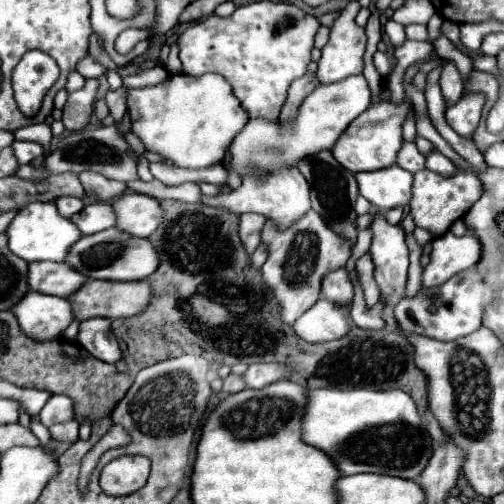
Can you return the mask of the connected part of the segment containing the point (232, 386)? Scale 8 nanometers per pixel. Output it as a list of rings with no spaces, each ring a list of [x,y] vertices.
[[[230,374],[226,380],[224,380],[224,388],[222,388],[222,392],[224,394],[234,394],[234,392],[240,392],[240,390],[244,390],[246,386],[244,386],[244,378],[242,376],[236,376],[236,374]]]

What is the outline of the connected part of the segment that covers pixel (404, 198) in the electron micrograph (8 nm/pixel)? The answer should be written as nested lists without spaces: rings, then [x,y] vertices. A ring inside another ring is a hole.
[[[388,166],[374,172],[358,172],[356,182],[360,196],[364,196],[378,212],[406,206],[412,196],[412,174],[400,166]]]

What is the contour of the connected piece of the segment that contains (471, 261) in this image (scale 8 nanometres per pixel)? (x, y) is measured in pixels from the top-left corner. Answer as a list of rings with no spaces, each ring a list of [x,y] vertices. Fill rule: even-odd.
[[[452,232],[436,238],[432,242],[430,252],[430,264],[424,268],[422,284],[426,288],[440,286],[454,274],[474,268],[476,262],[480,262],[482,246],[480,240],[474,234],[454,236]]]

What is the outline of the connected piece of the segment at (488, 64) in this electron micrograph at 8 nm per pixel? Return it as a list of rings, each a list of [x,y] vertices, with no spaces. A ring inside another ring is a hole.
[[[474,56],[472,62],[474,62],[476,70],[484,70],[484,72],[494,74],[494,58],[492,56]]]

